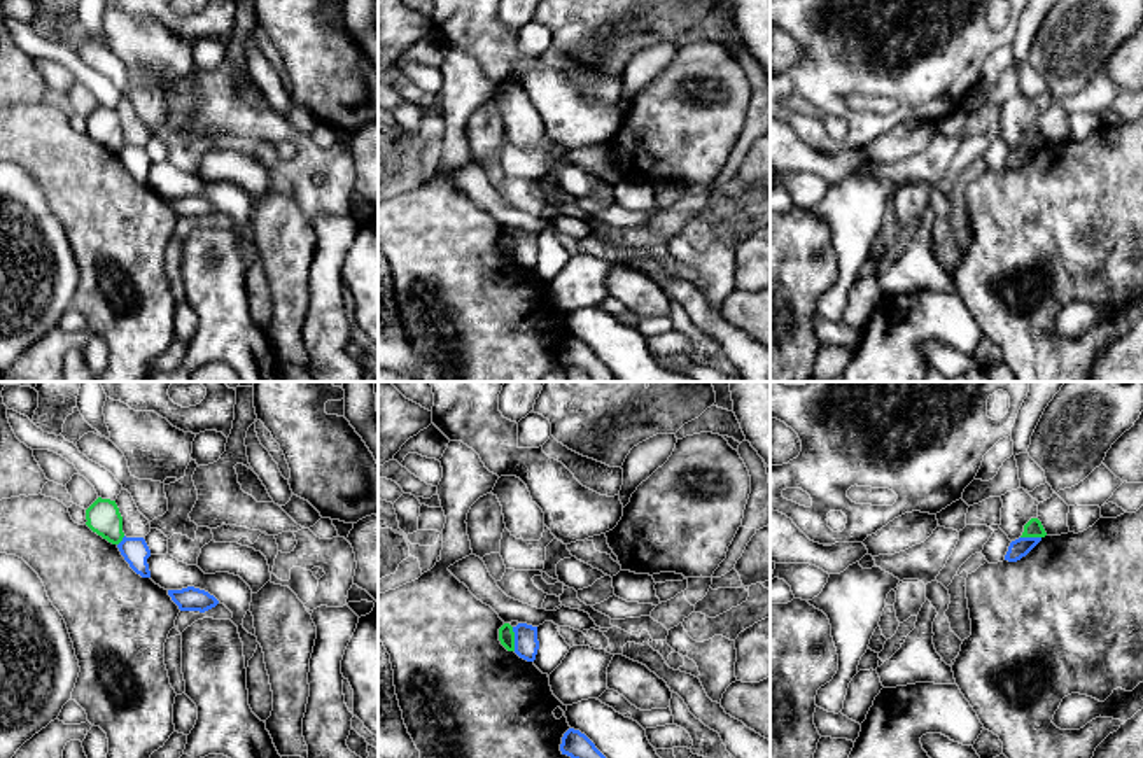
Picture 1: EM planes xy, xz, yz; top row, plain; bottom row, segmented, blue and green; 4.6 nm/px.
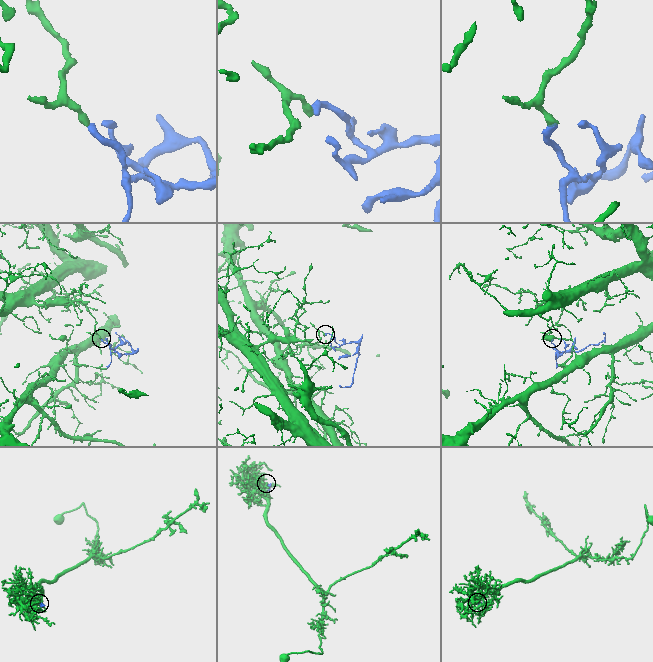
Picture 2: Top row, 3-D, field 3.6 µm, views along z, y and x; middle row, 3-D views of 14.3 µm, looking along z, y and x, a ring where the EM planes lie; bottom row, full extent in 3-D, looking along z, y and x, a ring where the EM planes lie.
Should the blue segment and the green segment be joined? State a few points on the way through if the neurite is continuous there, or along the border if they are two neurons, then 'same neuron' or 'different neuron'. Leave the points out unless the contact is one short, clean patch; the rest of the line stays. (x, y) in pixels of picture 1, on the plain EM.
border xz (511, 235), (515, 258); different neuron

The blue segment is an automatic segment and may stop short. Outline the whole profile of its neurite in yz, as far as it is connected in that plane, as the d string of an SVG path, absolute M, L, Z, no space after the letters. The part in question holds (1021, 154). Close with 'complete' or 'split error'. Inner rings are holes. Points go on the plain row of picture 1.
M1019 145L1010 151L1008 159L1005 163L1005 168L1008 170L1017 170L1022 165L1026 165L1038 151L1041 145Z; complete

